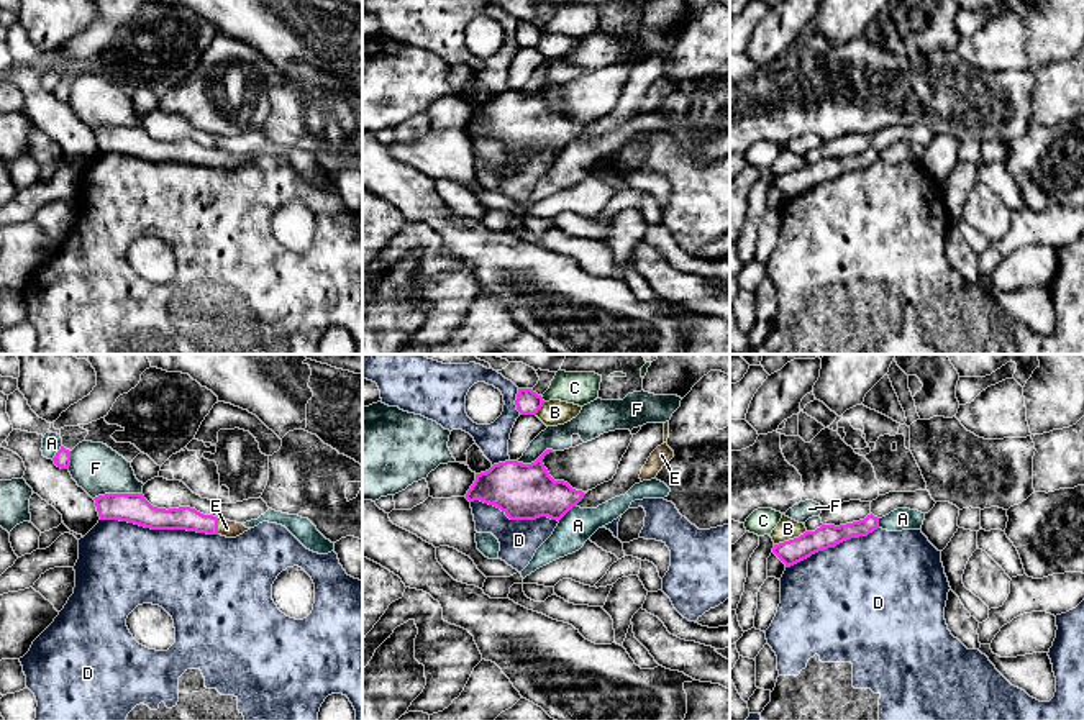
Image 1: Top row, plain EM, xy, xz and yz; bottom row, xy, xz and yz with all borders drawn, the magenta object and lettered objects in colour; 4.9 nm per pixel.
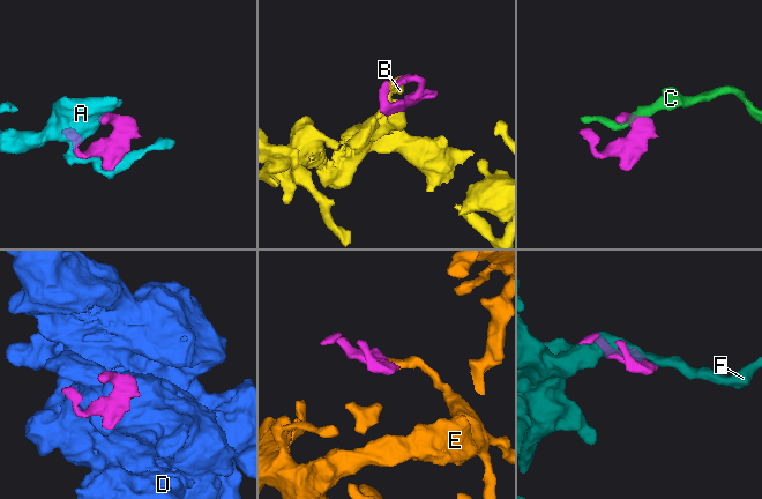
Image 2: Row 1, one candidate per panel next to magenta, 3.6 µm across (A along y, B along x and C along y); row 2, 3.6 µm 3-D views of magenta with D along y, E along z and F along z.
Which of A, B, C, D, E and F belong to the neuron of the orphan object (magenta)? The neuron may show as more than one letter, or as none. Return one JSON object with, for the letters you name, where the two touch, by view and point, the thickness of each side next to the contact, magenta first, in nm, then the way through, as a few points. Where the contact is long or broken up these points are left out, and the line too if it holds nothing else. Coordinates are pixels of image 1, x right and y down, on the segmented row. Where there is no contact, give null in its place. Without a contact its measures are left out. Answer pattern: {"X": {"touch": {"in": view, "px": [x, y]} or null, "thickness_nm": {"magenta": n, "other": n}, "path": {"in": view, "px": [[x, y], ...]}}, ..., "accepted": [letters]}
{"E": {"touch": {"in": "xy", "px": [217, 525]}, "thickness_nm": {"magenta": 110, "other": 80}, "path": {"in": "xy", "px": [[187, 519], [217, 525], [227, 528]]}}, "accepted": ["E"]}

